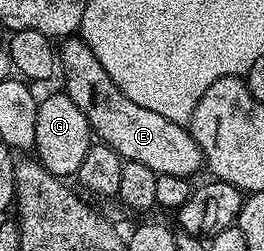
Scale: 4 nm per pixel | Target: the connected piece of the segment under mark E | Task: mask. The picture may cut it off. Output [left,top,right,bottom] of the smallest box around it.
[57,37,204,176]

